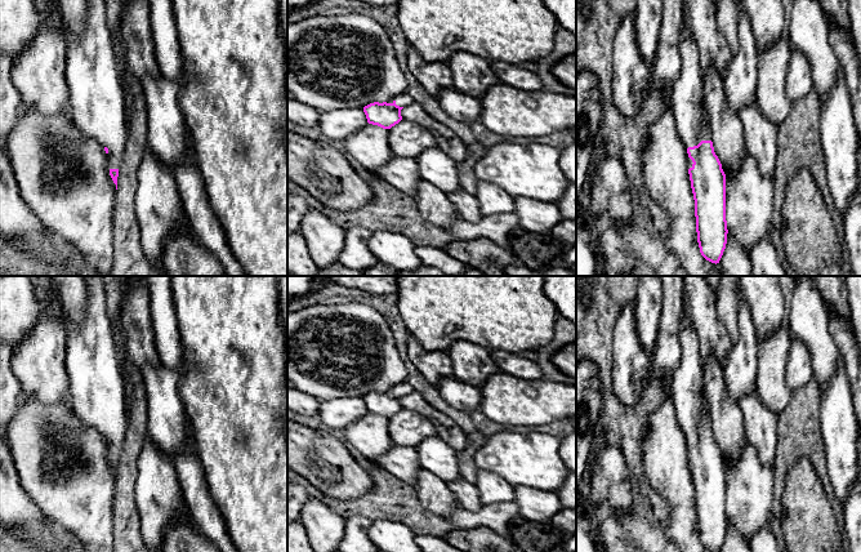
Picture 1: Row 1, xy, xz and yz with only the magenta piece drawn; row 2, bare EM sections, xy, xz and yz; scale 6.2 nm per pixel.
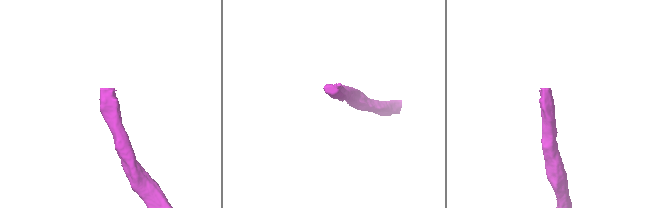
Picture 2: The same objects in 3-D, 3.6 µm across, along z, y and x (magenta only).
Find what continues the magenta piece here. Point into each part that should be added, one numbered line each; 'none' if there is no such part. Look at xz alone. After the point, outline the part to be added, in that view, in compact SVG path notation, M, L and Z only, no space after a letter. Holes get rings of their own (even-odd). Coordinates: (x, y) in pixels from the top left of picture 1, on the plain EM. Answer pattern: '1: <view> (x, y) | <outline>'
1: xz (404, 388) | M405 380L392 388L389 388L387 392L393 392L393 391L400 396L406 396L406 395L414 392L414 388L407 380Z

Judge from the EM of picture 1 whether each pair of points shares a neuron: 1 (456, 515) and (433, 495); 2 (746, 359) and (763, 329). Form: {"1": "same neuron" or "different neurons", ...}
{"1": "different neurons", "2": "different neurons"}

